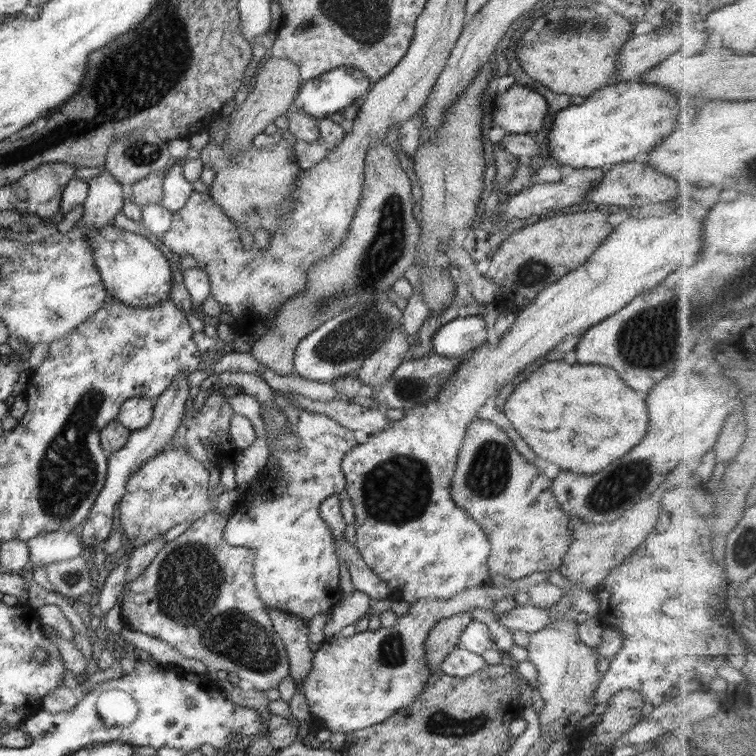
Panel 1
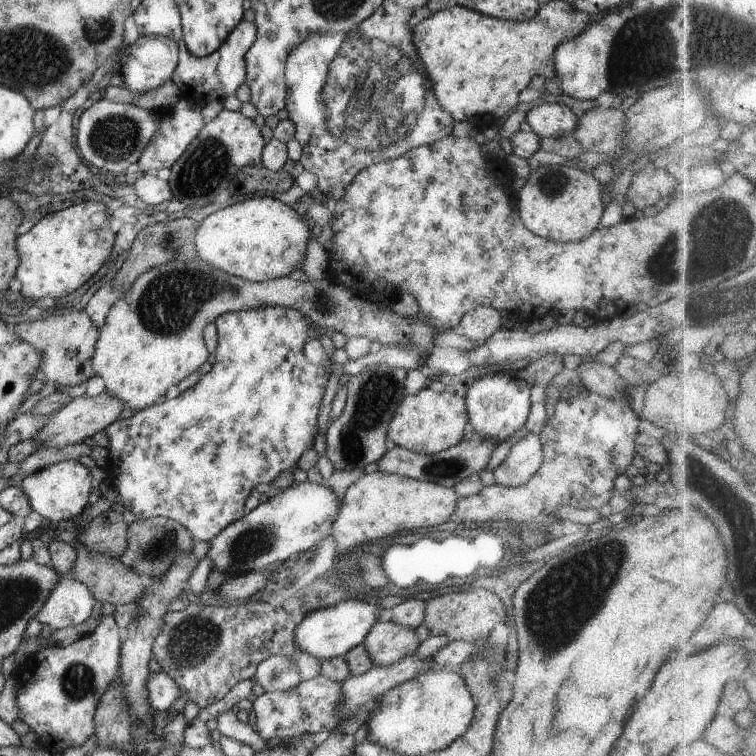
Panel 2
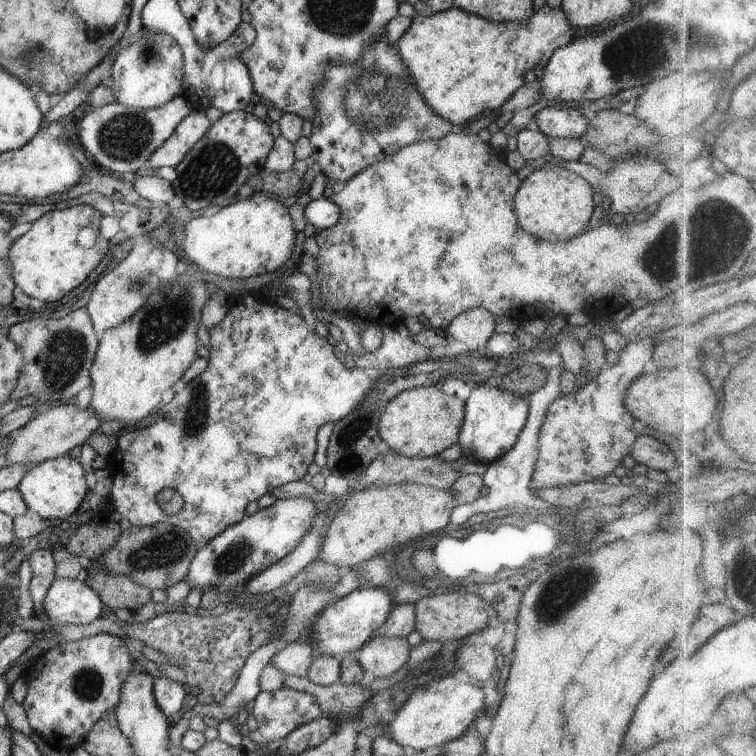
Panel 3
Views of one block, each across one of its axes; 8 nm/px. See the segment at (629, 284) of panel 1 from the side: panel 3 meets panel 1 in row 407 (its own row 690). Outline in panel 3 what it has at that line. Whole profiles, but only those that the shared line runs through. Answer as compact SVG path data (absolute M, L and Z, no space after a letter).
M447 675L414 690L408 701L387 718L386 733L402 747L410 746L416 751L423 751L461 737L470 728L470 724L480 717L478 714L482 710L488 711L484 705L484 692L478 686Z

